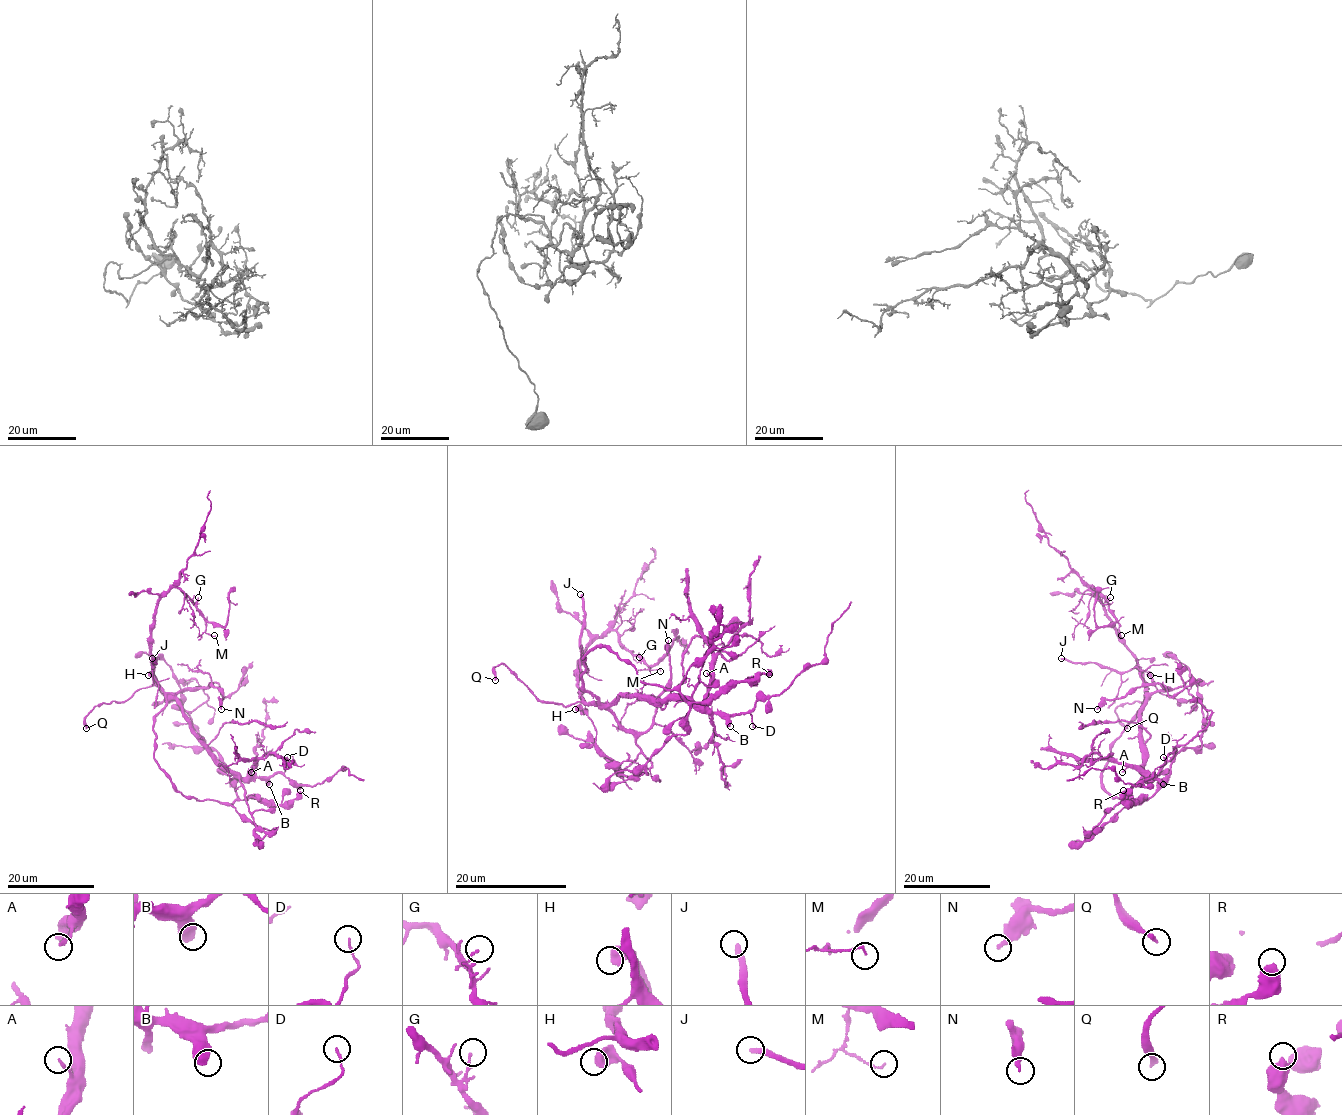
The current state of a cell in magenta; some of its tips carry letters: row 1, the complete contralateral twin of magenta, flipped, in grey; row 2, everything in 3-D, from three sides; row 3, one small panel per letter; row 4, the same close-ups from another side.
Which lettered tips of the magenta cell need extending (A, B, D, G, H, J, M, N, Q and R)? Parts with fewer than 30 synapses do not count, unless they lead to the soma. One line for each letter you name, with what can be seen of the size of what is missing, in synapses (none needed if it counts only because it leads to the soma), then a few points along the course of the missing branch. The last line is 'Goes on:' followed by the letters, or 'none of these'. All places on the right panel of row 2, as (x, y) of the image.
Q: course (1127, 728), (1137, 733), (1159, 765), (1171, 771), (1219, 768), (1232, 774), (1289, 776), (1322, 761), (1334, 761)
Goes on: Q

